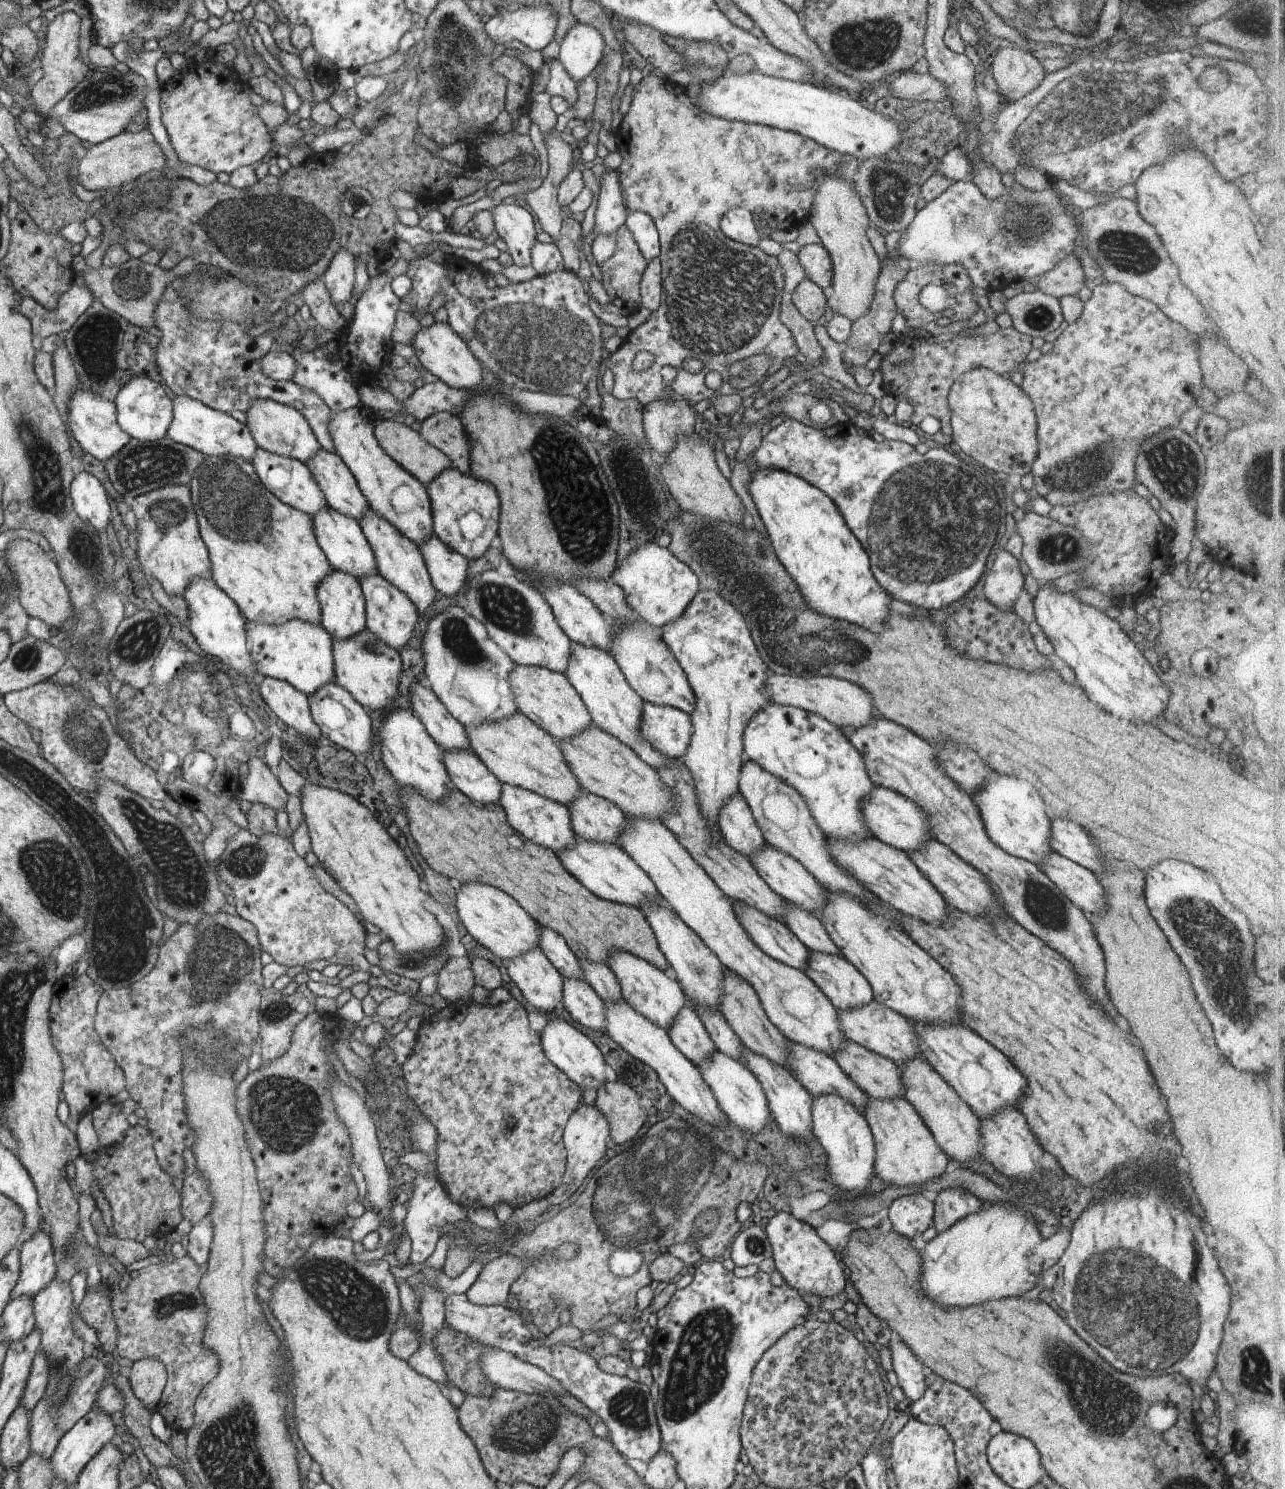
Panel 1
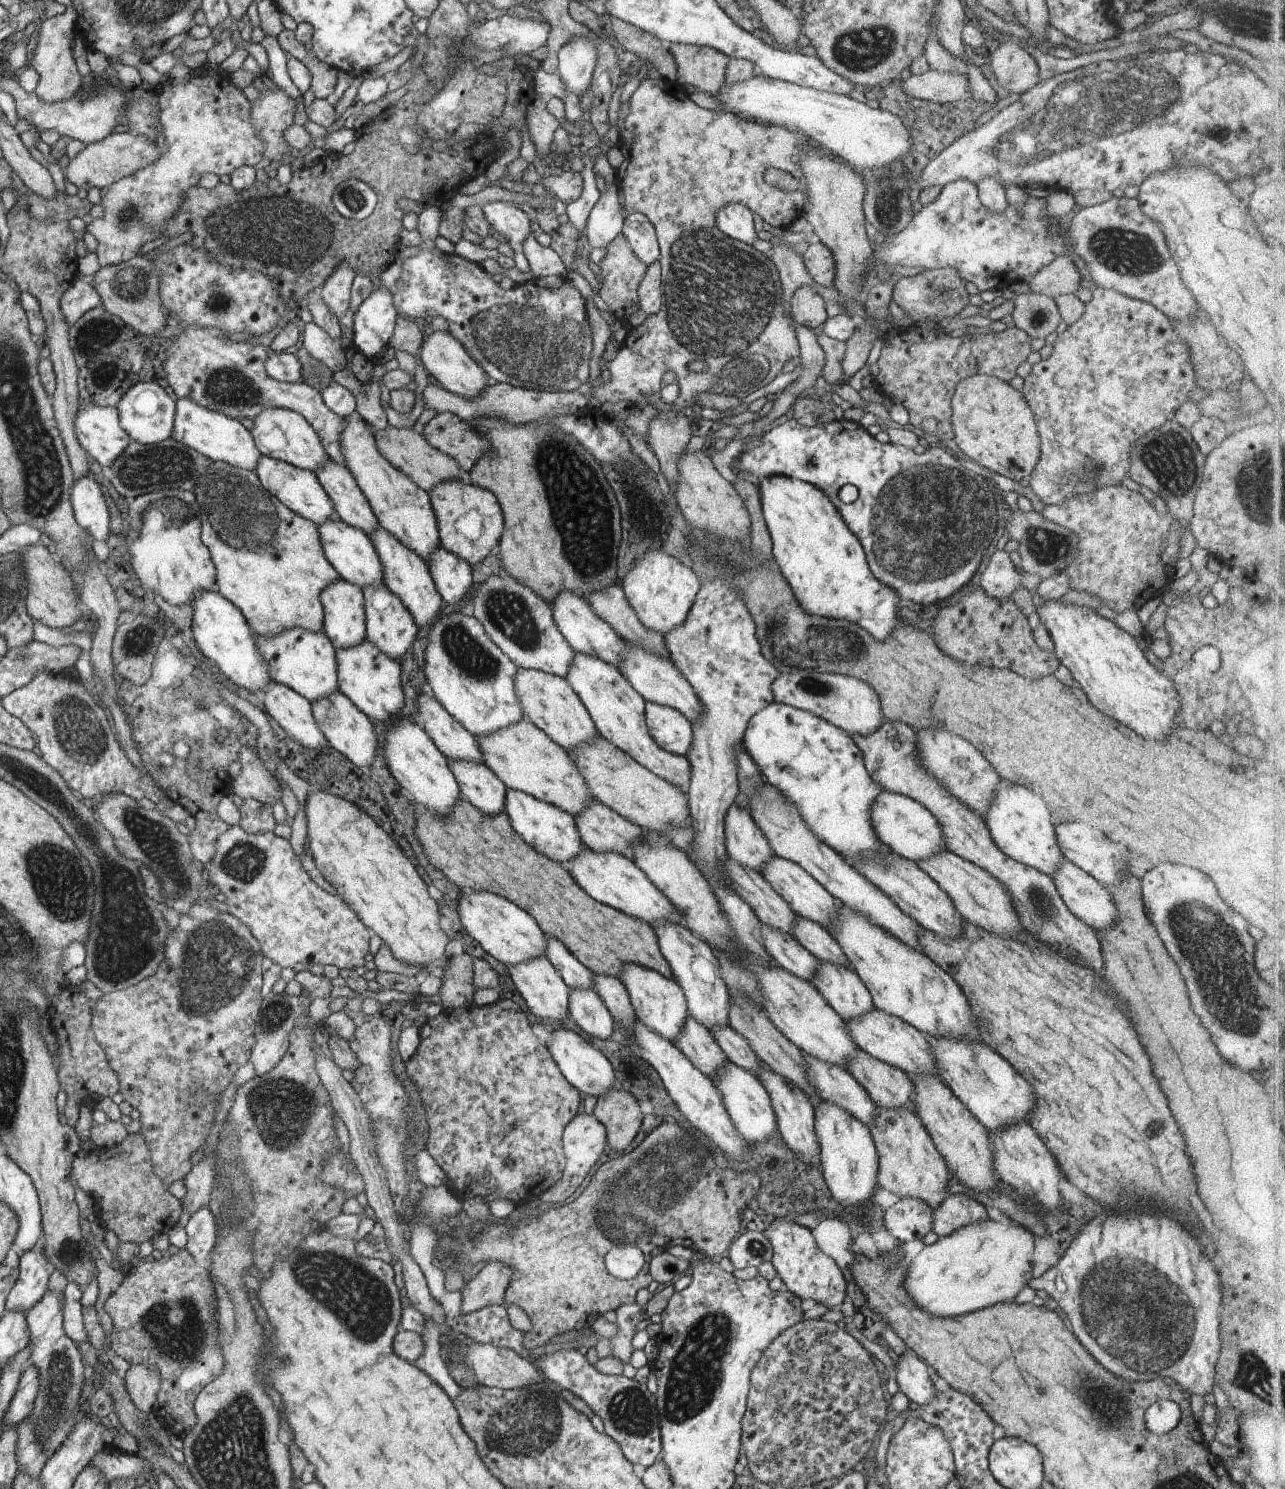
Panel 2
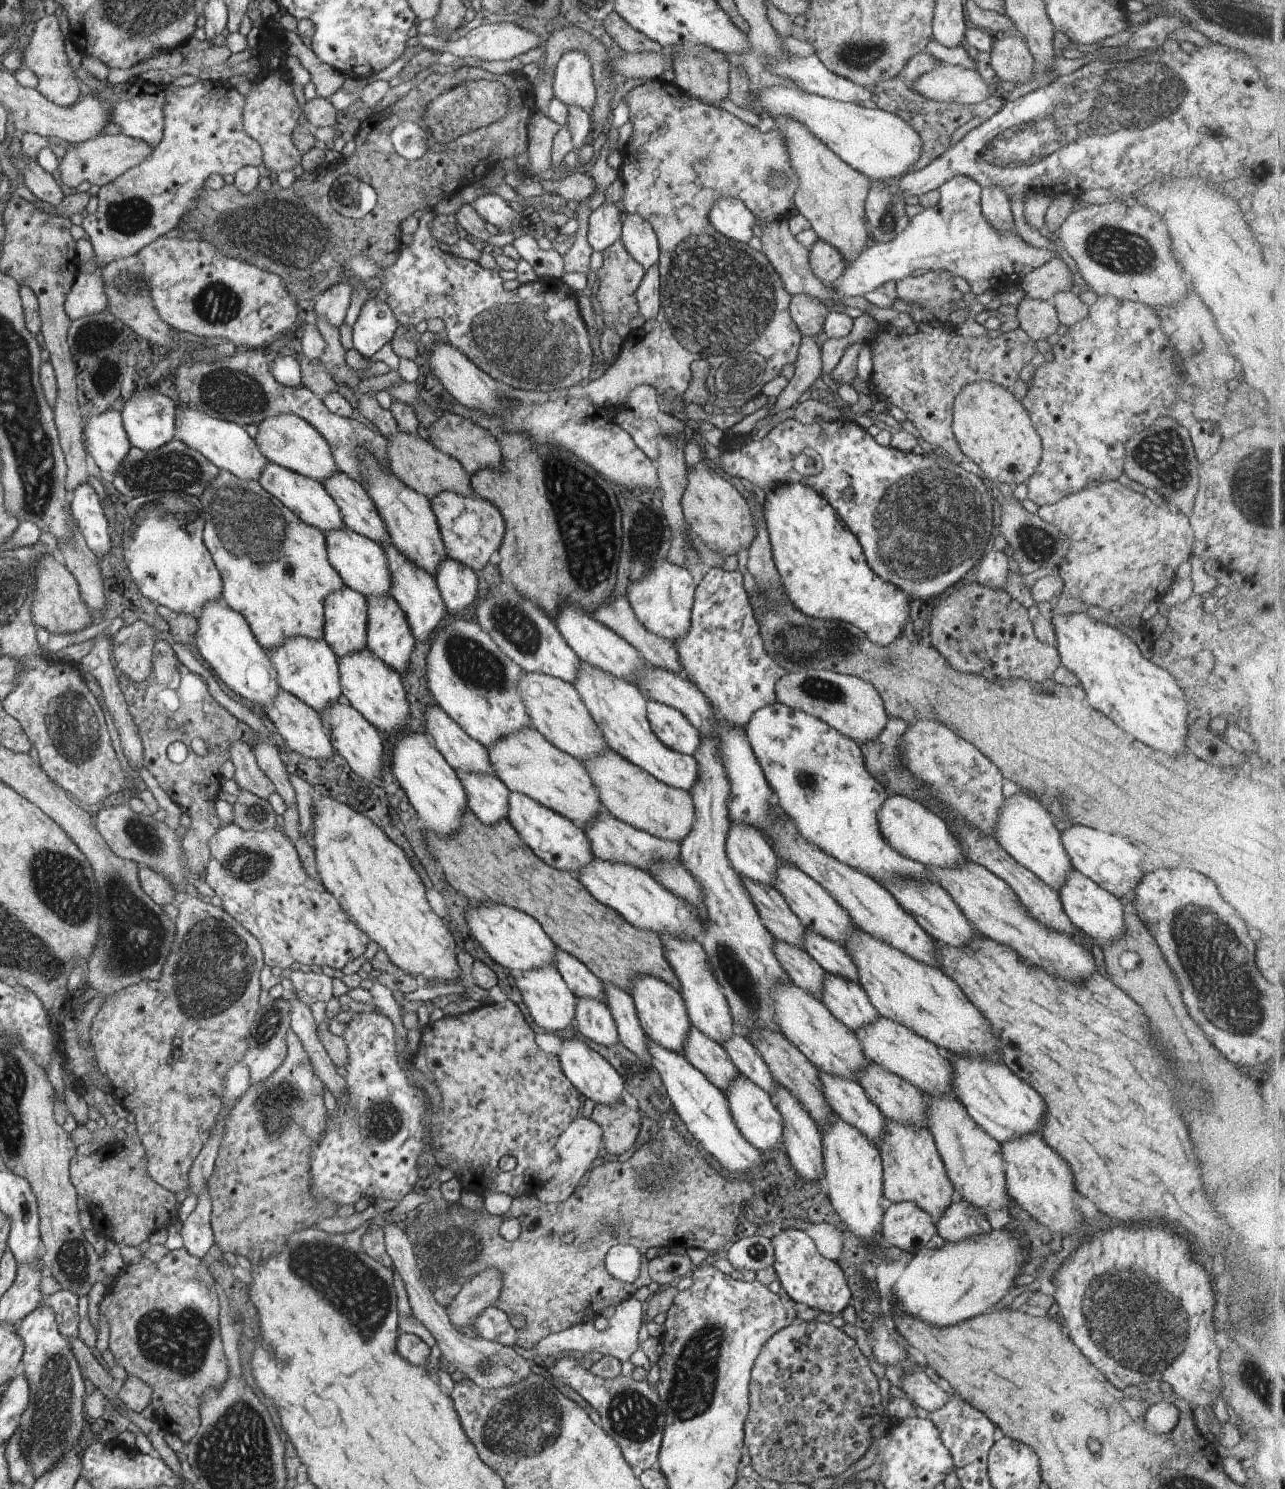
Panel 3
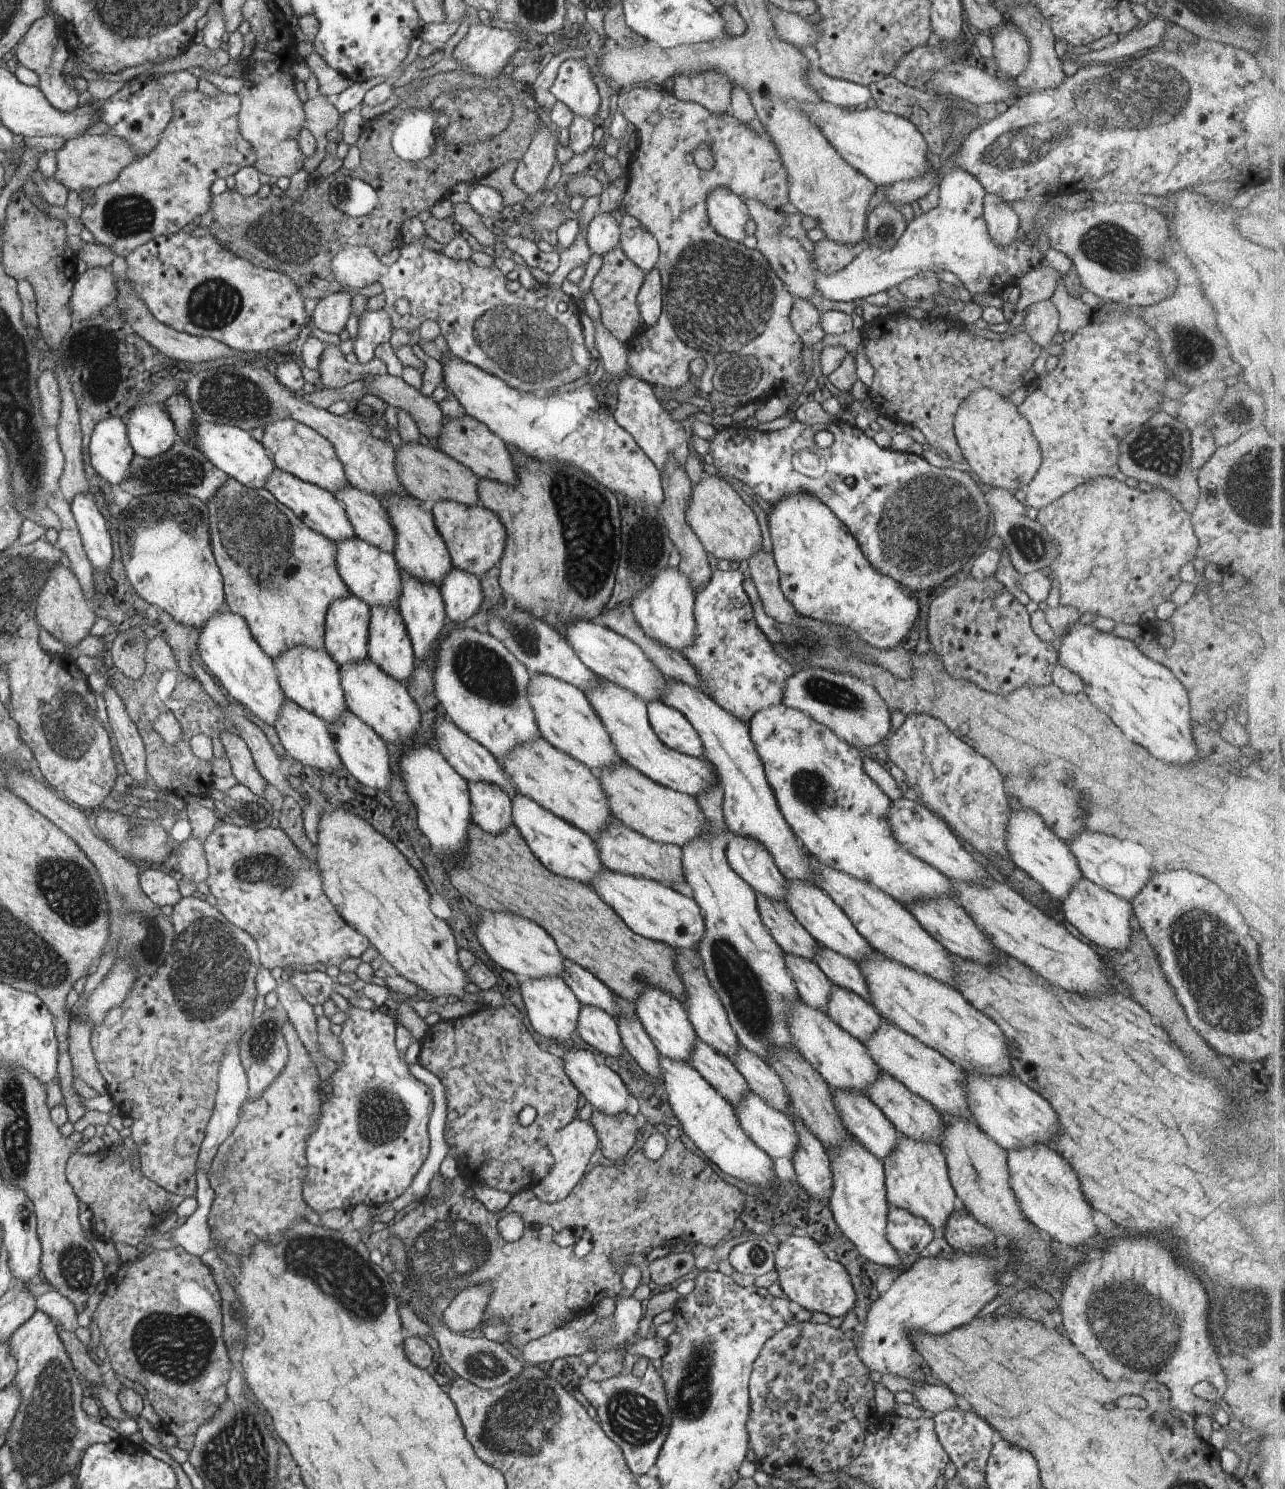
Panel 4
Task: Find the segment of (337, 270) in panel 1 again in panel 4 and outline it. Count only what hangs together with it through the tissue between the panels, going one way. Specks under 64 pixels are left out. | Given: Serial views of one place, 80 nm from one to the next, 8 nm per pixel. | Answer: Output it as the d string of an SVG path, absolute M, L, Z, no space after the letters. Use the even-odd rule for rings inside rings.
M345 292L327 294L311 313L314 324L326 334L339 334L345 328L351 313L351 296Z

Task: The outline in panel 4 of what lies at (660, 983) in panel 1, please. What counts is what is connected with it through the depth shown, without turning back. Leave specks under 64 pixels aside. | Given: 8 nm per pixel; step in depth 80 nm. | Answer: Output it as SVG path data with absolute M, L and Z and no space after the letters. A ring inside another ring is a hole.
M646 987L635 1000L634 1007L646 1034L659 1050L659 1054L667 1056L670 1060L688 1063L697 1036L683 1004L668 991L658 987Z

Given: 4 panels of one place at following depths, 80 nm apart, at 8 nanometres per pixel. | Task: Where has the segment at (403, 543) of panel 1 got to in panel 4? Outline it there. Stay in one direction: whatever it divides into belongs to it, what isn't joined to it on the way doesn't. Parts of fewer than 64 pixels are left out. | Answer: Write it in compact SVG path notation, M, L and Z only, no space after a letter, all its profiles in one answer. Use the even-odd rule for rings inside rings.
M401 566L399 568L402 576L402 592L396 607L405 619L405 627L409 631L410 640L413 641L414 645L414 652L417 653L420 662L429 662L432 666L433 655L439 646L440 632L442 632L444 624L448 622L444 599L436 585L417 579L414 575L402 569Z

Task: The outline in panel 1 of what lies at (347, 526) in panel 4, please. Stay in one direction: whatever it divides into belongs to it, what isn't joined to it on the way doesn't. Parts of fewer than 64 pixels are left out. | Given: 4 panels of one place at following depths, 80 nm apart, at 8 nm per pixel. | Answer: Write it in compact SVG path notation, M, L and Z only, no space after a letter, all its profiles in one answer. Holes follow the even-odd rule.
M257 447L256 455L253 456L251 463L256 469L257 475L261 477L266 490L278 497L278 500L292 508L308 513L311 517L321 511L321 508L328 507L325 493L322 492L320 485L313 477L312 470L302 461L280 456Z

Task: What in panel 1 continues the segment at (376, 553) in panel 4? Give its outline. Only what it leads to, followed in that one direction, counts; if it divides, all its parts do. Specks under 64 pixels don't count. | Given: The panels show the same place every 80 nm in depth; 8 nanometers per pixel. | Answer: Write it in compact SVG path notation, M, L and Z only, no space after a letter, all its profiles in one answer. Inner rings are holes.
M330 506L321 508L321 511L312 516L312 519L316 529L317 543L329 557L333 569L350 573L358 580L370 573L377 572L377 559L374 556L372 545L361 528L360 521L338 512Z

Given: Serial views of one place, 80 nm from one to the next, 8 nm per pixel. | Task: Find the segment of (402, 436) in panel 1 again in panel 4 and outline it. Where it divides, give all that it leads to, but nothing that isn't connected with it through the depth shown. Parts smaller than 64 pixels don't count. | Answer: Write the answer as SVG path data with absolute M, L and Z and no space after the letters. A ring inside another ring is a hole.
M402 441L395 450L395 468L406 492L426 502L429 507L442 499L452 499L467 507L479 504L477 491L479 477L434 446L422 445L420 441Z

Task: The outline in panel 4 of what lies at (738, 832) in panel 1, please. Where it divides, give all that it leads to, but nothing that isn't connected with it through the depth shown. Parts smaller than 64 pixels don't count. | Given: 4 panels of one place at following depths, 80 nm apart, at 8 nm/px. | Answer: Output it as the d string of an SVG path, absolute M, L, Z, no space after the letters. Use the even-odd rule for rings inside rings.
M730 834L725 847L729 865L758 895L785 902L785 876L761 842Z

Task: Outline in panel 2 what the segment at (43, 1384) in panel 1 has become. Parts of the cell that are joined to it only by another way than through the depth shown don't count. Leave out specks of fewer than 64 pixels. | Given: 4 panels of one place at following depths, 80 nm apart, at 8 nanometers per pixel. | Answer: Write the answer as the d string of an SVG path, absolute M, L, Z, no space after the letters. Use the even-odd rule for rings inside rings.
M32 1362L26 1366L21 1374L18 1388L10 1401L10 1406L4 1417L3 1428L18 1426L20 1421L34 1412L35 1400L39 1391L39 1370Z

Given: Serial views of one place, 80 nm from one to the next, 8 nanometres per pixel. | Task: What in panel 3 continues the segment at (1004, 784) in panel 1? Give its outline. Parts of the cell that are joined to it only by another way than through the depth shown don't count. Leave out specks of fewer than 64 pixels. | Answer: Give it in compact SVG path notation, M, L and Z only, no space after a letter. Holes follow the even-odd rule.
M1017 791L1004 799L993 828L993 836L1020 866L1034 872L1058 892L1062 884L1065 884L1067 874L1074 869L1052 818L1037 798L1025 792Z

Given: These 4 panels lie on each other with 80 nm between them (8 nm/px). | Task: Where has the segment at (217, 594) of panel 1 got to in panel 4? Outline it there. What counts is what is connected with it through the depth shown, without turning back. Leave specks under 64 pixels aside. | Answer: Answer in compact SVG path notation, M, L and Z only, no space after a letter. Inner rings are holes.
M223 609L201 628L197 646L209 674L222 683L232 698L241 702L240 708L246 706L264 722L273 725L285 704L285 691L273 658L257 643L245 617Z

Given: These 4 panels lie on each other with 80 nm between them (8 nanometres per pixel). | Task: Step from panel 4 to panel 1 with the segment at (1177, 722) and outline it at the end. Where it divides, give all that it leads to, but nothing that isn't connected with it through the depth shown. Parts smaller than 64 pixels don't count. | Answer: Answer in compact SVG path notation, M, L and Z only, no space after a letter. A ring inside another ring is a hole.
M1048 582L1041 583L1039 591L1033 598L1035 620L1048 637L1055 650L1058 665L1062 664L1072 668L1078 684L1086 691L1091 700L1096 700L1108 712L1118 716L1130 718L1134 722L1152 722L1160 714L1164 718L1165 706L1169 699L1168 687L1160 680L1149 658L1138 649L1137 645L1122 630L1116 619L1106 615L1098 607L1086 604L1074 593L1063 593L1055 589Z

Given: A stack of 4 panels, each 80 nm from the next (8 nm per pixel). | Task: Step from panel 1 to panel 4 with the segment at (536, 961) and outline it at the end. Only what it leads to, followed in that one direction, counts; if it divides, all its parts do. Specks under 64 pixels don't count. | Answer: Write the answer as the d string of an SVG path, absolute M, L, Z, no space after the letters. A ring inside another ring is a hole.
M546 975L538 979L525 977L520 979L519 986L526 1014L528 1014L532 1028L536 1030L536 1036L552 1038L552 1040L558 1040L557 1042L568 1042L574 1030L577 1030L582 1004L564 979L560 975Z

